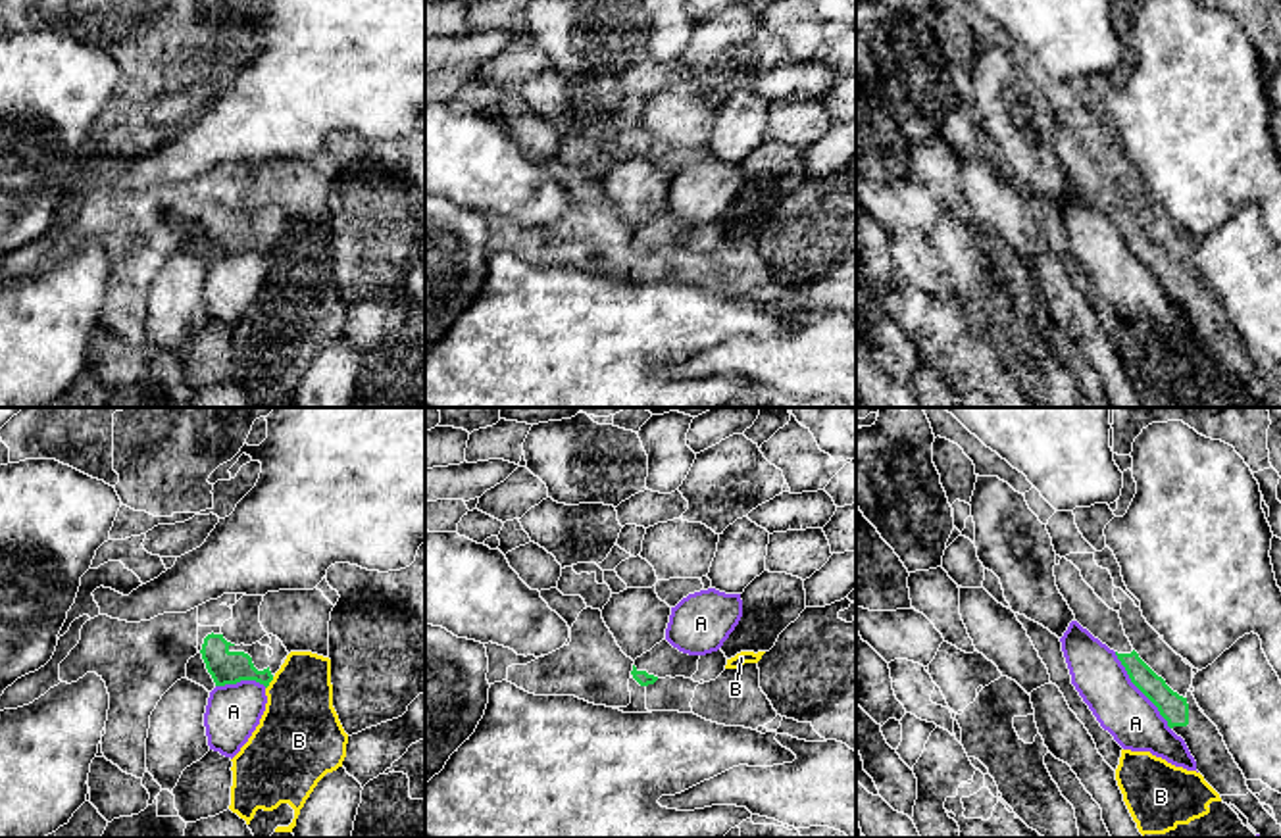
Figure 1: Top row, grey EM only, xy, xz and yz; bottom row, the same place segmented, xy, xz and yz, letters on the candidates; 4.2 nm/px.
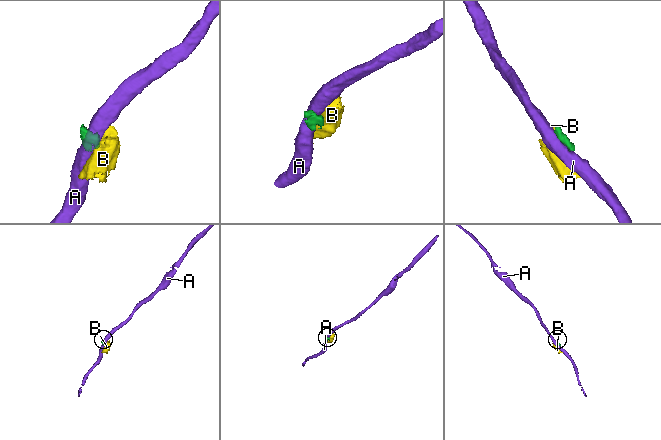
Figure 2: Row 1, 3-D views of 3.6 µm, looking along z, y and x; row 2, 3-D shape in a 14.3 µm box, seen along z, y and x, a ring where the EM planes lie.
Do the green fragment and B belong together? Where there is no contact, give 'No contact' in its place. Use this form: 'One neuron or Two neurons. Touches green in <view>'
Two neurons. Touches green in xy

